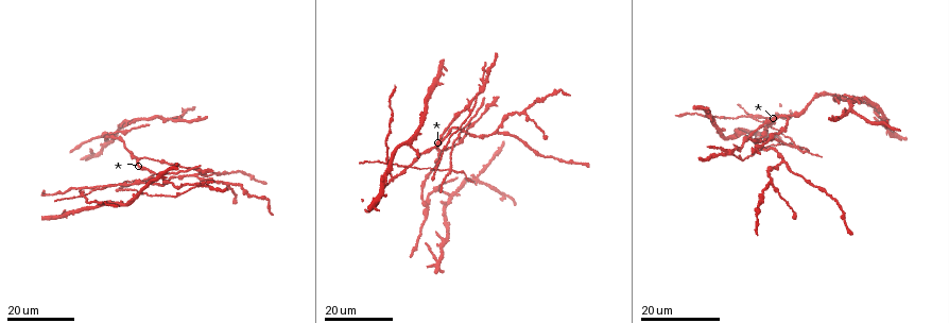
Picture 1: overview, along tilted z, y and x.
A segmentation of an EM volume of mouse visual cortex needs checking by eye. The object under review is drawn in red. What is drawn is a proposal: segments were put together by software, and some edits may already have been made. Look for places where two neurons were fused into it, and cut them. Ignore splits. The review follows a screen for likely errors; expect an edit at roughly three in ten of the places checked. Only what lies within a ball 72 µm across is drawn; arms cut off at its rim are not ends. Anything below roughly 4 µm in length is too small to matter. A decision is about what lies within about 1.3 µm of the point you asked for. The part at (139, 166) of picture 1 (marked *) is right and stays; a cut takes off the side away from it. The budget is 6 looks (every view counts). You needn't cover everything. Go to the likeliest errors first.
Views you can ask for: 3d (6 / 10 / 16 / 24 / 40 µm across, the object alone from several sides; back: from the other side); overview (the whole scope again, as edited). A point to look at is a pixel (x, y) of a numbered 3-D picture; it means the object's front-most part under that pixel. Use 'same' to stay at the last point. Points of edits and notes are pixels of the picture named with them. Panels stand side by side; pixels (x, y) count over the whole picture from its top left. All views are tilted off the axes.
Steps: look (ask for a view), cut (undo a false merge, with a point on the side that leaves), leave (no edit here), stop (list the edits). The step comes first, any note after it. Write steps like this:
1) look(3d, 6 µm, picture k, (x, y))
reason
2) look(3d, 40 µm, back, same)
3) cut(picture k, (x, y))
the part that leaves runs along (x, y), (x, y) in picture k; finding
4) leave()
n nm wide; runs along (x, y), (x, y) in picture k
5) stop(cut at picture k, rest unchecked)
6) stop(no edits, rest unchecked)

look(3d, 16 µm, picture 1, (481, 89))

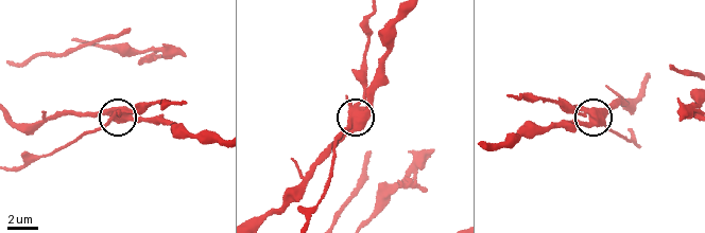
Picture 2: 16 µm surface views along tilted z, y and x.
look(3d, 10 µm, picture 2, (348, 125))

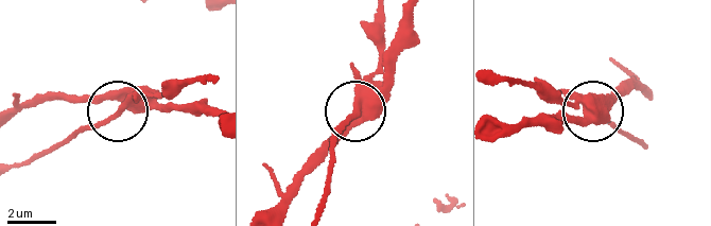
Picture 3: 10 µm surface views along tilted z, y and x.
cut(picture 3, (111, 117))
the part that leaves runs along (364, 93), (339, 142), (317, 208) in picture 3; a second neuron is stuck on

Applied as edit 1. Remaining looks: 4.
look(3d, 16 µm, picture 1, (128, 131))
thin arm on a thick one

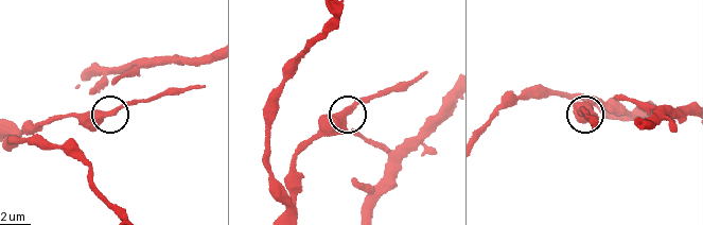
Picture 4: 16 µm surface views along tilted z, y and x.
look(3d, 6 µm, picture 4, (352, 111))
closer look

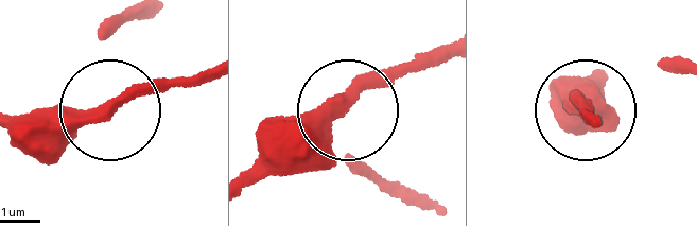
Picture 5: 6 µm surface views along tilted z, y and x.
leave()
side arm 7 µm; continuous, no second neuron

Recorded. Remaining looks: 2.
look(3d, 24 µm, picture 1, (742, 134))

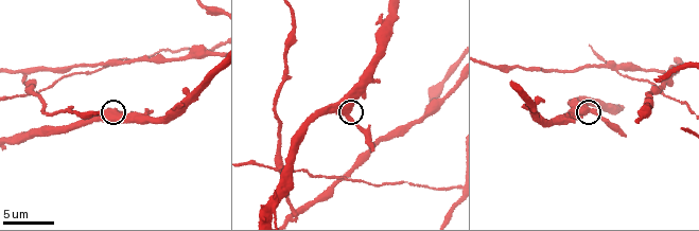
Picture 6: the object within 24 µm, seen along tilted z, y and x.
look(3d, 6 µm, picture 6, (348, 112))
zoom in

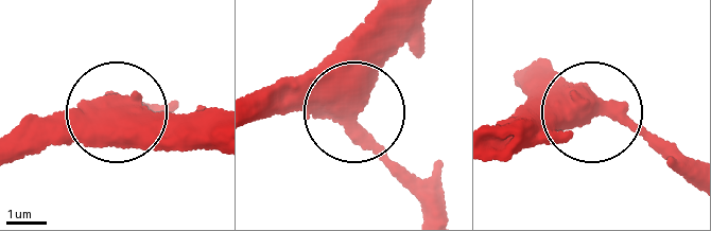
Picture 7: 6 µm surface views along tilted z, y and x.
leave()
520 nm wide; all the same neuron

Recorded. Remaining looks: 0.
stop(cut at picture 3, rest unchecked)

